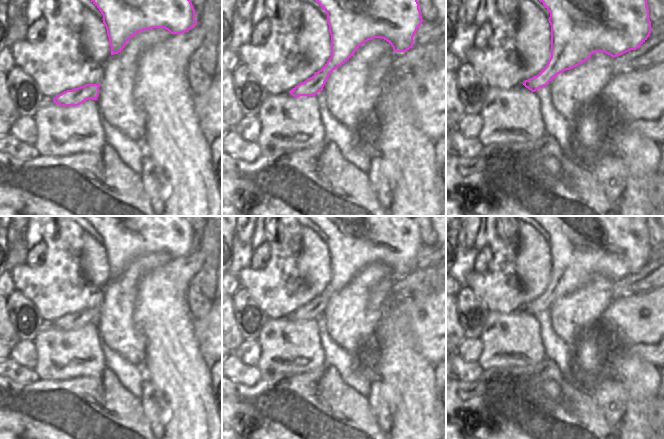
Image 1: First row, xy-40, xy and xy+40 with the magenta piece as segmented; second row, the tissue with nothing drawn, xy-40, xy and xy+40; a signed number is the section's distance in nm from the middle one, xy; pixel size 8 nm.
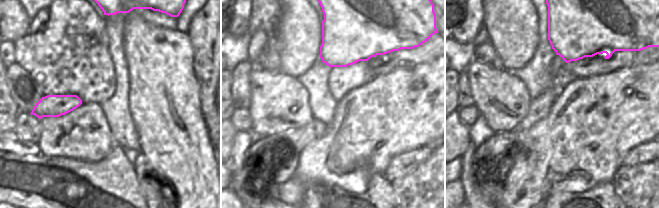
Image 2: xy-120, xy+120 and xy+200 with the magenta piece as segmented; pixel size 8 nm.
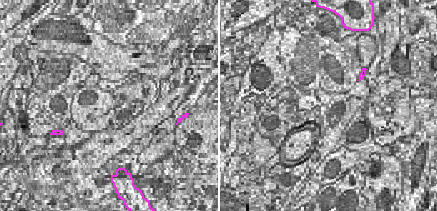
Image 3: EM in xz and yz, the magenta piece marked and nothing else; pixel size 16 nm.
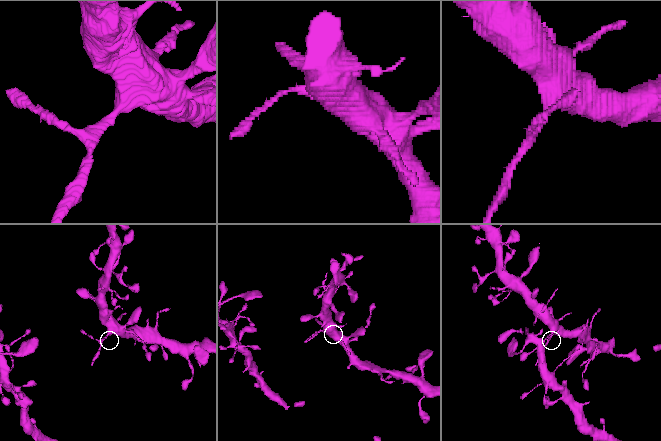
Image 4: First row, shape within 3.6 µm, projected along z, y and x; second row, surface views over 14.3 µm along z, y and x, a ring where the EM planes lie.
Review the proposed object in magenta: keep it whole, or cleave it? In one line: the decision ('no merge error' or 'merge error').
merge error

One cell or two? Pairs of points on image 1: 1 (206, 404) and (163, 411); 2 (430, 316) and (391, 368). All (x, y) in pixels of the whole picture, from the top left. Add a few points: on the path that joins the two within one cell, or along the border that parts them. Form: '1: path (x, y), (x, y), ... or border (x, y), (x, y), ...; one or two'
1: border (157, 390), (166, 397), (170, 409), (165, 428); two
2: border (405, 314), (414, 340), (424, 357); two

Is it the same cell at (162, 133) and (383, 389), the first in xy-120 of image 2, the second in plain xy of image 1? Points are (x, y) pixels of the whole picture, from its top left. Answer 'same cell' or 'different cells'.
different cells

